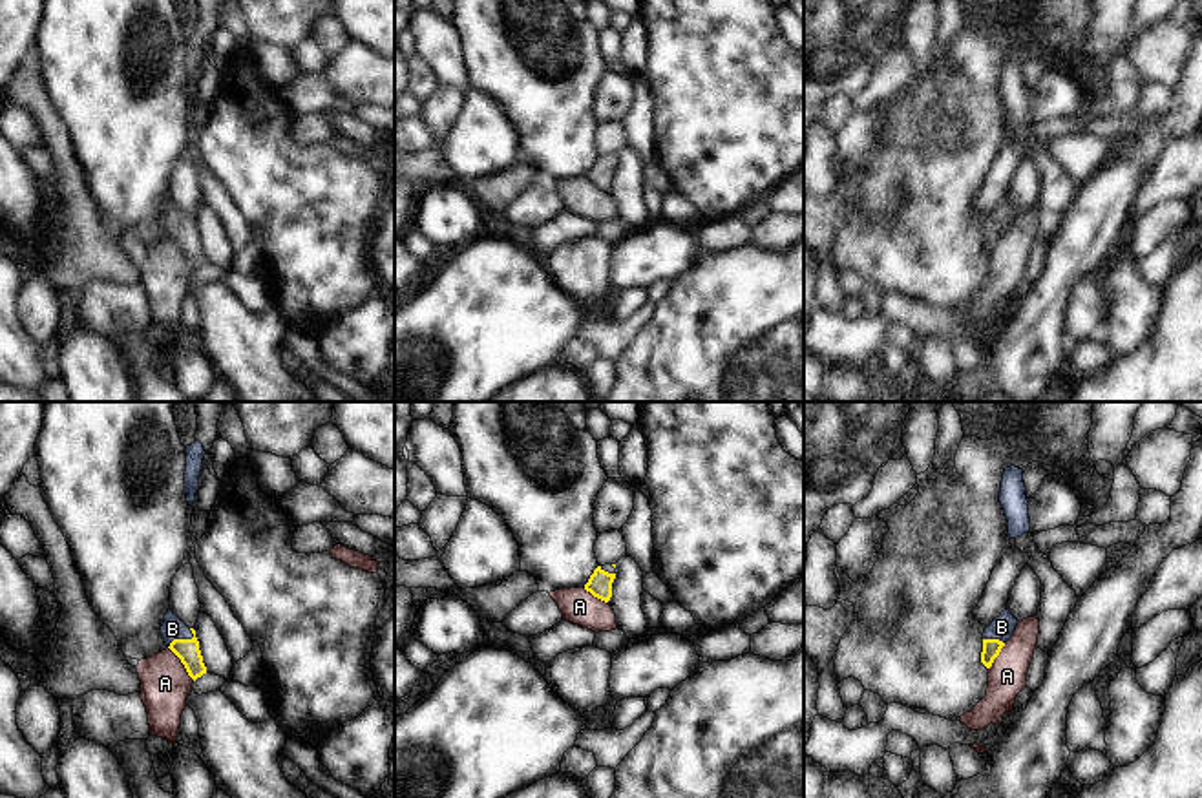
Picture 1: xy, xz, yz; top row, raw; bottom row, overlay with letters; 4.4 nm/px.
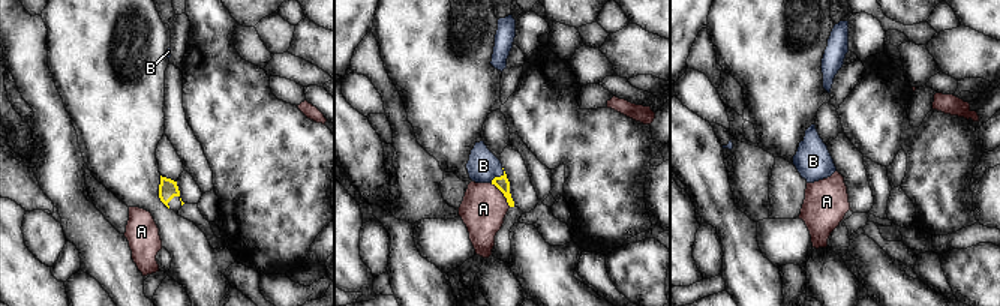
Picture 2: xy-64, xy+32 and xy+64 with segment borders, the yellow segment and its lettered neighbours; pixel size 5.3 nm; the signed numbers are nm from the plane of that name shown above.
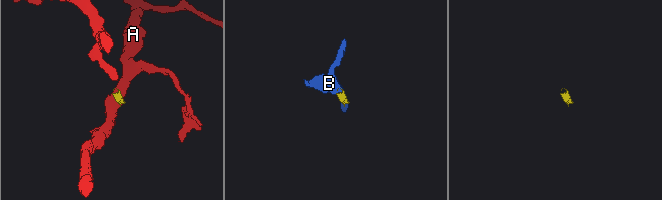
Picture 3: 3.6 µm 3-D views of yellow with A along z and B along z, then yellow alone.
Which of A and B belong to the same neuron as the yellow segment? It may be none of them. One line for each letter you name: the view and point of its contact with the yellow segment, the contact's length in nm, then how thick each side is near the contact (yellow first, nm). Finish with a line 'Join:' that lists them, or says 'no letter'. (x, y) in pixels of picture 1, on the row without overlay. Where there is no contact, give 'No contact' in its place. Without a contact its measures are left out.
B: Touches yellow at xy (181, 230). Shared border 130 nm. Thickness 100 nm (yellow) against 100 nm
Join: B

